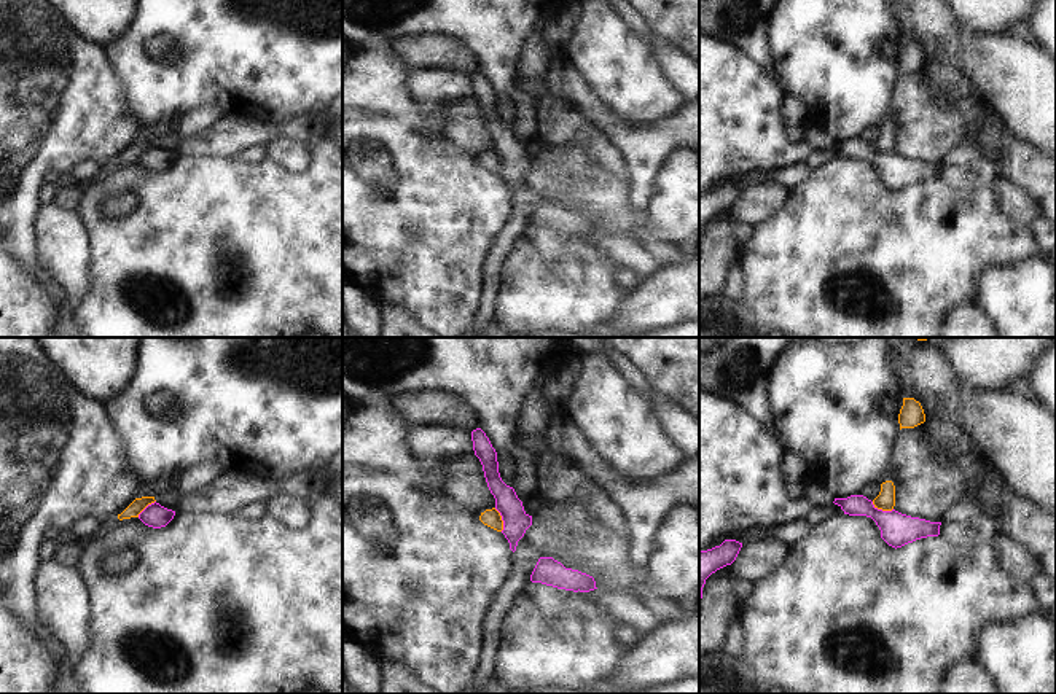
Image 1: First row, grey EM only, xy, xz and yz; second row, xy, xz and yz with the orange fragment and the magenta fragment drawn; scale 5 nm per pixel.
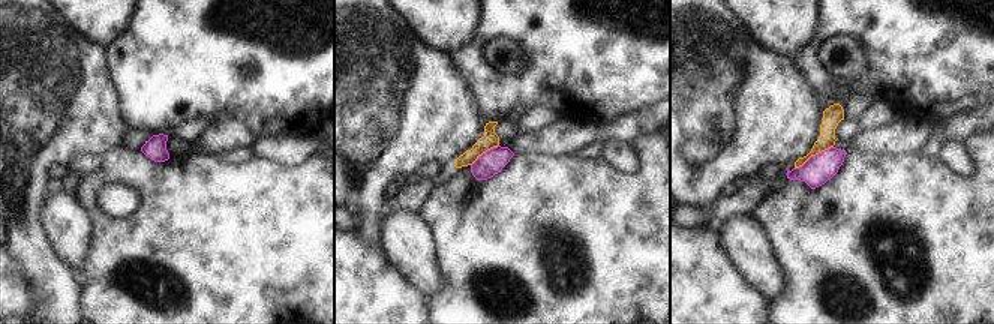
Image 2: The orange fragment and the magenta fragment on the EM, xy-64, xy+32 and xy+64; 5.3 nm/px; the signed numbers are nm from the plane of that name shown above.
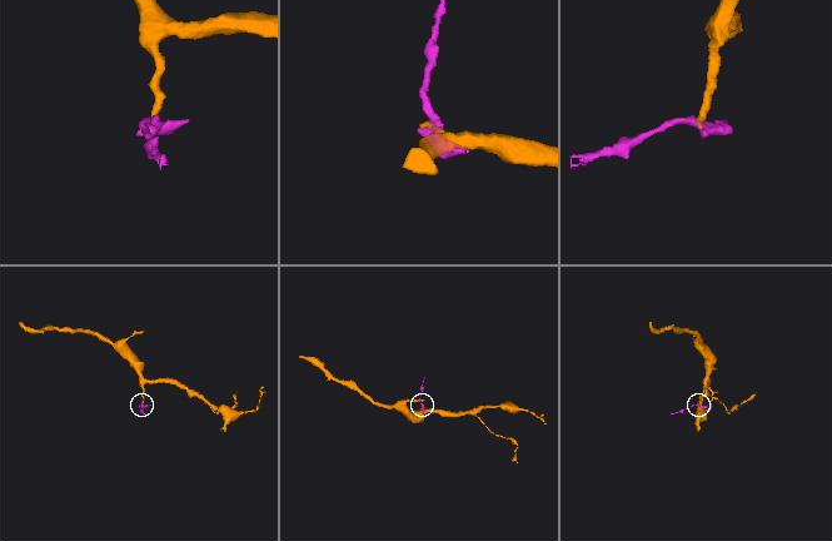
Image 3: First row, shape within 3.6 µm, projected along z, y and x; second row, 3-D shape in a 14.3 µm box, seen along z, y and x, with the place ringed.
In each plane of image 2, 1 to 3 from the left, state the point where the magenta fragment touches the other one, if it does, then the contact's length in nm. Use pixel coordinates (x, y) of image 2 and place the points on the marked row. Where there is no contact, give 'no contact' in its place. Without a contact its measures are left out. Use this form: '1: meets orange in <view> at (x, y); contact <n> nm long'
1: no contact
2: meets orange in xy+32 at (485, 152); contact 190 nm long
3: meets orange in xy+64 at (813, 155); contact 240 nm long

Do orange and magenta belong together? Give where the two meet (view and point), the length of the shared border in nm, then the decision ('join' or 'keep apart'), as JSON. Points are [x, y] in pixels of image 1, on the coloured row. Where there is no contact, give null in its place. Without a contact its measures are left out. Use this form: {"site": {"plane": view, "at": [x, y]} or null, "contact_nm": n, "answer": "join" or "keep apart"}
{"site": {"plane": "yz", "at": [883, 510]}, "contact_nm": 120, "answer": "keep apart"}

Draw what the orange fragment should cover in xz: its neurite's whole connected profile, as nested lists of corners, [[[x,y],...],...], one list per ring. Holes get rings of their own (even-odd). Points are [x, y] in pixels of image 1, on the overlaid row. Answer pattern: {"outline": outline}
{"outline": [[[495,508],[486,509],[484,513],[481,513],[479,520],[484,525],[487,525],[487,527],[497,530],[497,532],[502,532],[503,530],[502,516],[500,516],[500,513]]]}

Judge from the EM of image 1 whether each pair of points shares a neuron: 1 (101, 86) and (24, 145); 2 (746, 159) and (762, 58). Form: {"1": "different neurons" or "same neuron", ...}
{"1": "same neuron", "2": "different neurons"}

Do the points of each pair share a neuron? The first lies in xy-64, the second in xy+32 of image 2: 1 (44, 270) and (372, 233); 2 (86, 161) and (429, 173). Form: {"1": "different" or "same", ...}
{"1": "same", "2": "same"}

